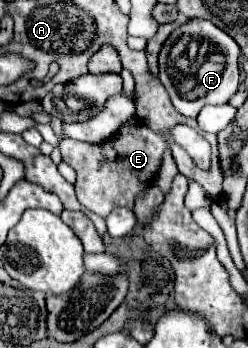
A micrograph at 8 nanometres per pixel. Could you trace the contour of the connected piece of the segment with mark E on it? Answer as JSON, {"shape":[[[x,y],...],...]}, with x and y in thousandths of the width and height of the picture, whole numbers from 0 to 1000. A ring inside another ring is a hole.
{"shape":[[[210,333],[210,374],[242,397],[242,437],[250,460],[274,466],[306,489],[306,563],[331,592],[371,603],[379,615],[427,626],[468,592],[540,598],[540,580],[565,557],[589,552],[605,517],[629,511],[653,477],[653,443],[685,431],[685,408],[726,414],[750,425],[782,471],[815,489],[847,489],[847,414],[839,402],[766,362],[718,356],[694,374],[621,379],[605,362],[548,351],[548,356],[492,356],[460,391],[444,391],[411,414],[315,408],[250,385],[258,351]]]}

